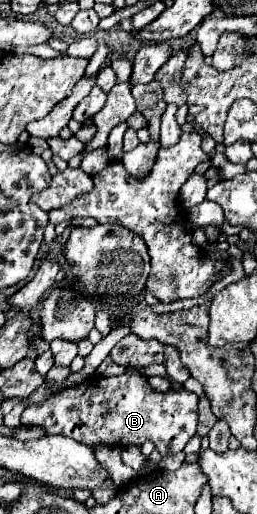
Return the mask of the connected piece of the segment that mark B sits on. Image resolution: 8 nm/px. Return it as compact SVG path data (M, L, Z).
M112 376L88 380L78 386L52 394L42 406L28 406L22 412L24 426L40 426L46 434L64 434L84 442L84 446L142 446L146 440L154 442L156 450L166 454L182 452L186 442L196 434L198 424L198 396L188 390L154 392L146 378L140 376Z

